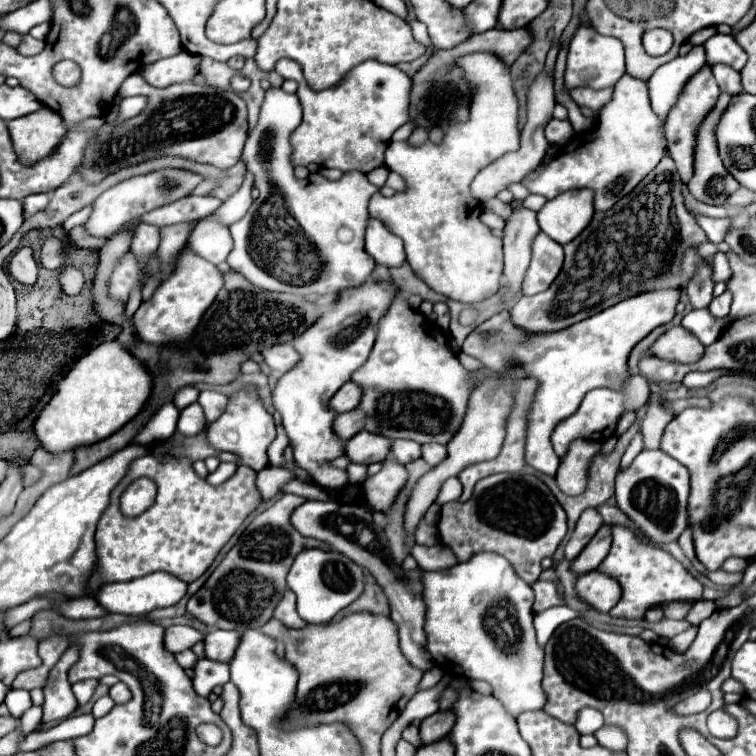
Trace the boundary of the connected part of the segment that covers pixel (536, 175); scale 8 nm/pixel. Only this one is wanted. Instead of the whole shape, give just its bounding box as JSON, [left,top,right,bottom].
[521,73,665,210]

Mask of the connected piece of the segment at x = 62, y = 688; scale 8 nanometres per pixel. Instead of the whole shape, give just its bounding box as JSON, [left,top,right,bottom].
[43,648,79,722]

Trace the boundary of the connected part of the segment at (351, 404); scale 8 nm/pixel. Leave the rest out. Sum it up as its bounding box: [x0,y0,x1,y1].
[329,382,359,414]

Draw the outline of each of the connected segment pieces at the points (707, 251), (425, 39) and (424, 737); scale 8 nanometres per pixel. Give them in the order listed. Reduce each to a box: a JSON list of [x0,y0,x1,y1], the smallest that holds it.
[[699,242,729,258],[405,20,431,46],[419,710,455,744]]

